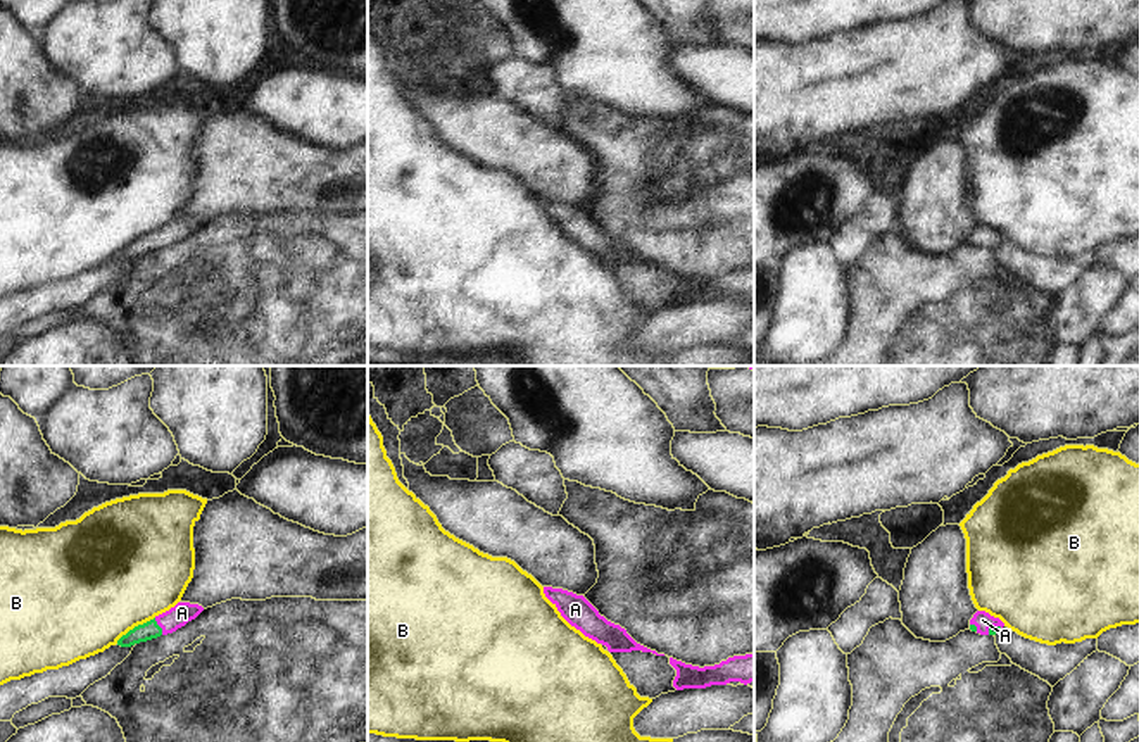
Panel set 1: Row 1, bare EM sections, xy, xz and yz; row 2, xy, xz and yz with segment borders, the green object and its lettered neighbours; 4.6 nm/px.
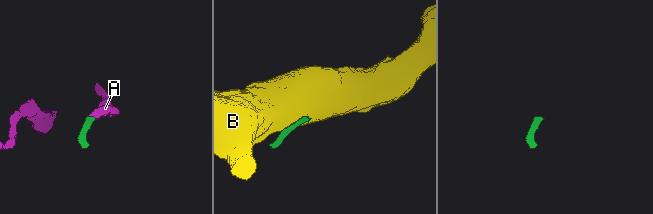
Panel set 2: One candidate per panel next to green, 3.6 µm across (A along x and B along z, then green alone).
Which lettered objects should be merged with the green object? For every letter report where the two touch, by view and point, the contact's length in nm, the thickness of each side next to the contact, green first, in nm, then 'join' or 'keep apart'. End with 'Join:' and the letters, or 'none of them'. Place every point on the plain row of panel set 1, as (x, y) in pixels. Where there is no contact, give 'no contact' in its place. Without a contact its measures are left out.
A: contact xy (159, 240); length 90 nm; calibres 90 and 100 nm; join
B: contact xy (135, 240); length 220 nm; calibres 90 and 500 nm; keep apart
Join: A

